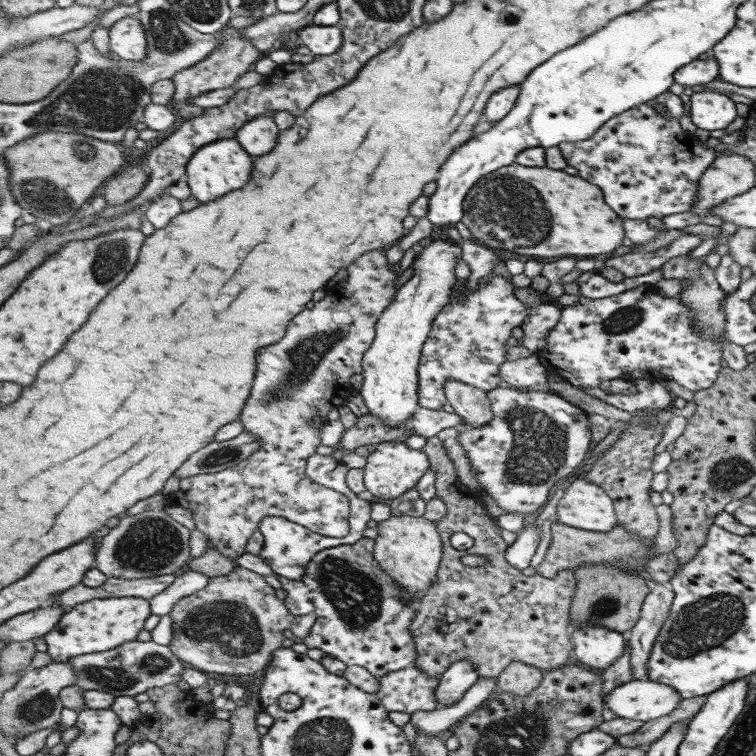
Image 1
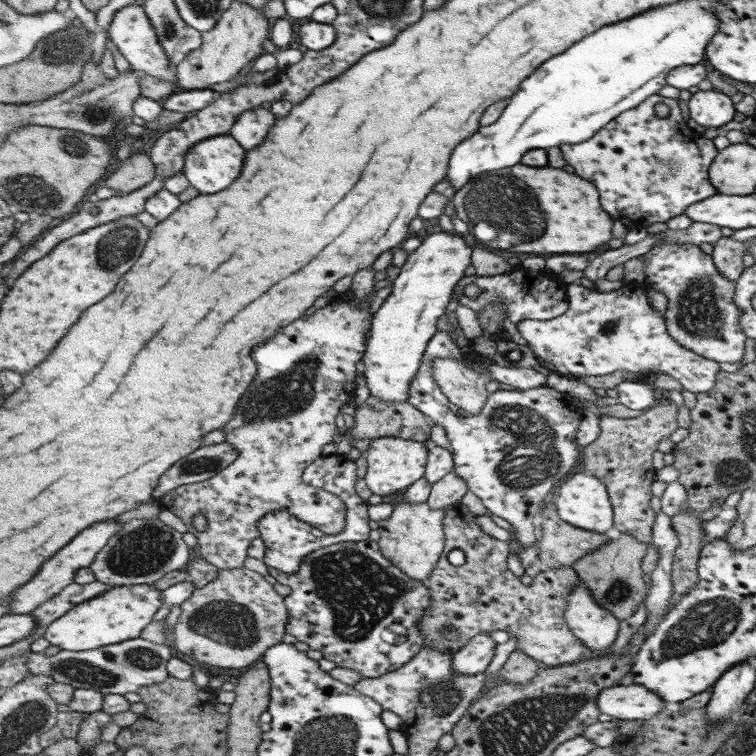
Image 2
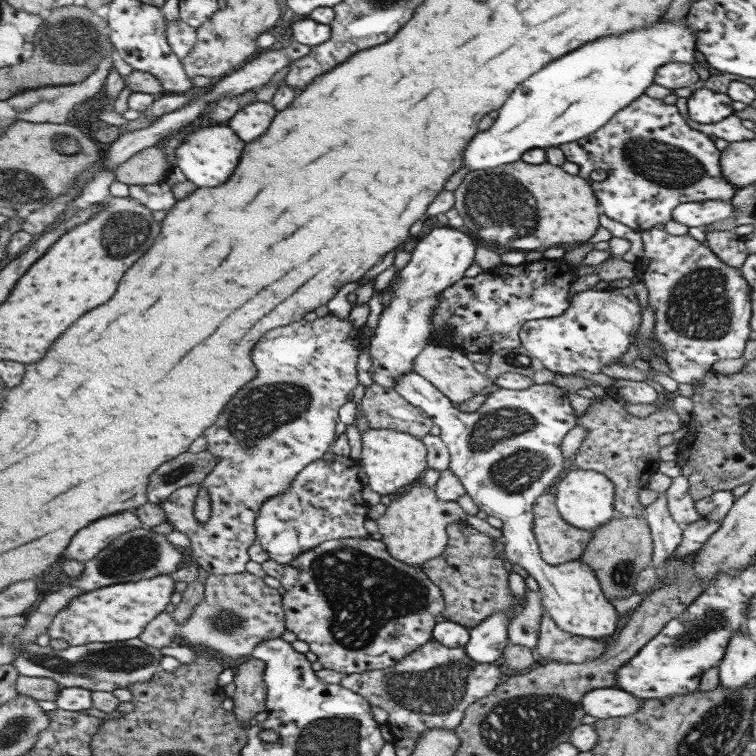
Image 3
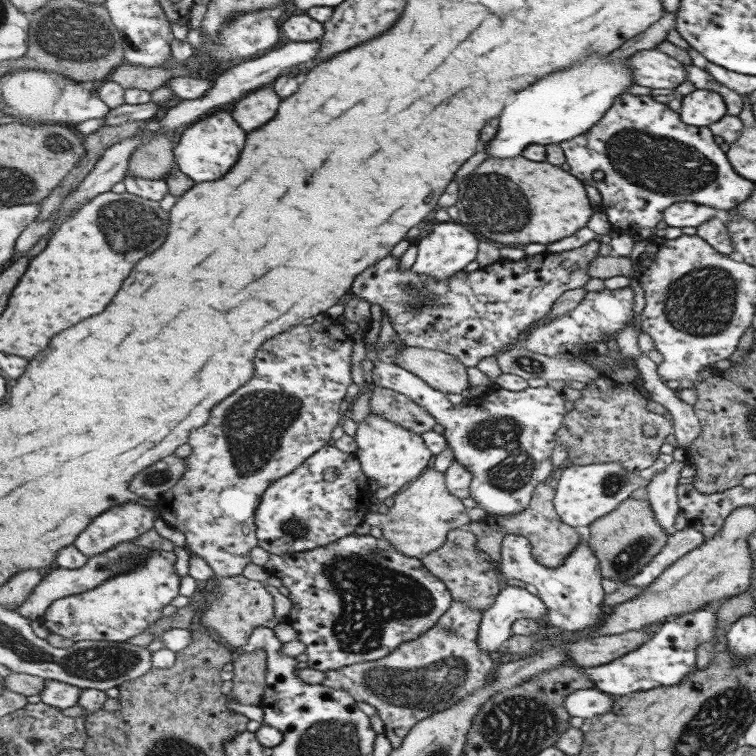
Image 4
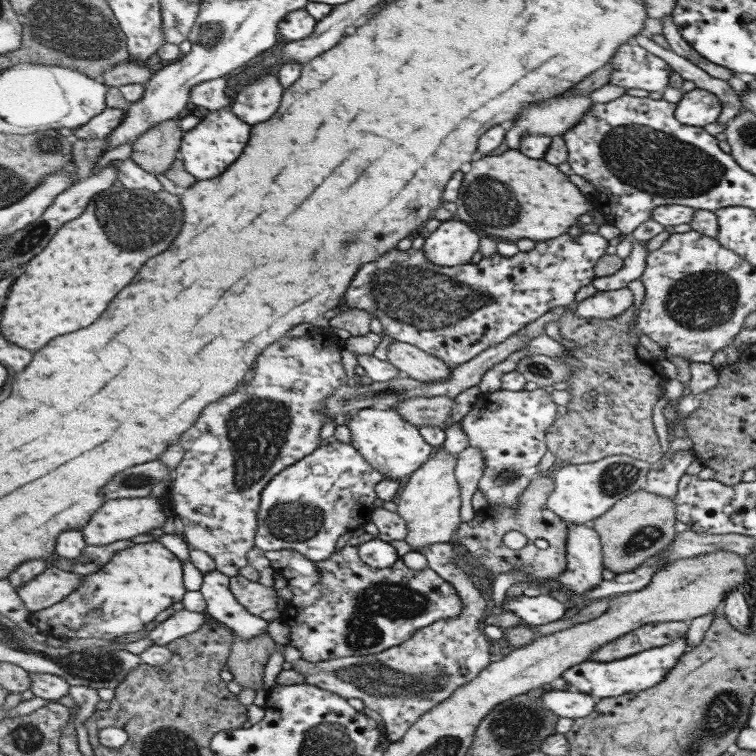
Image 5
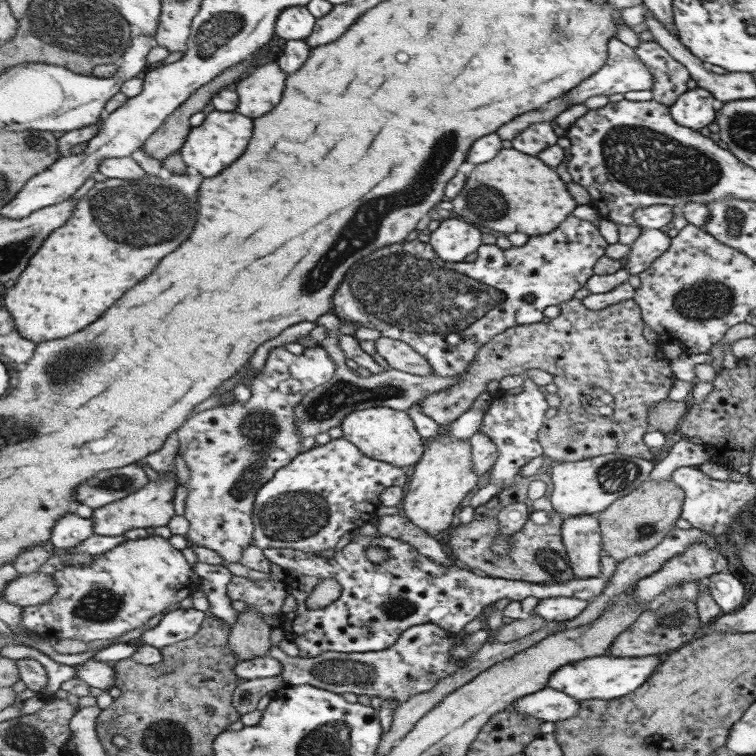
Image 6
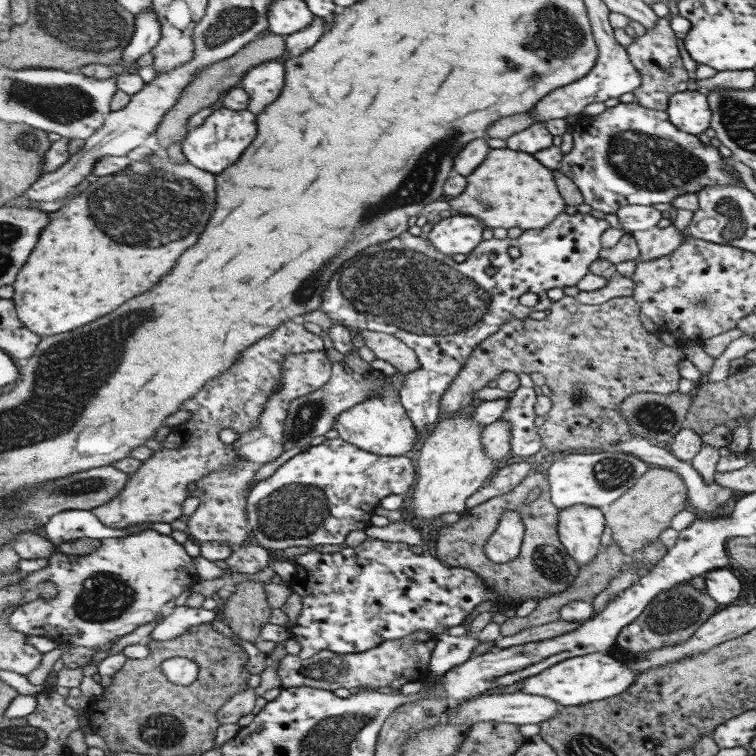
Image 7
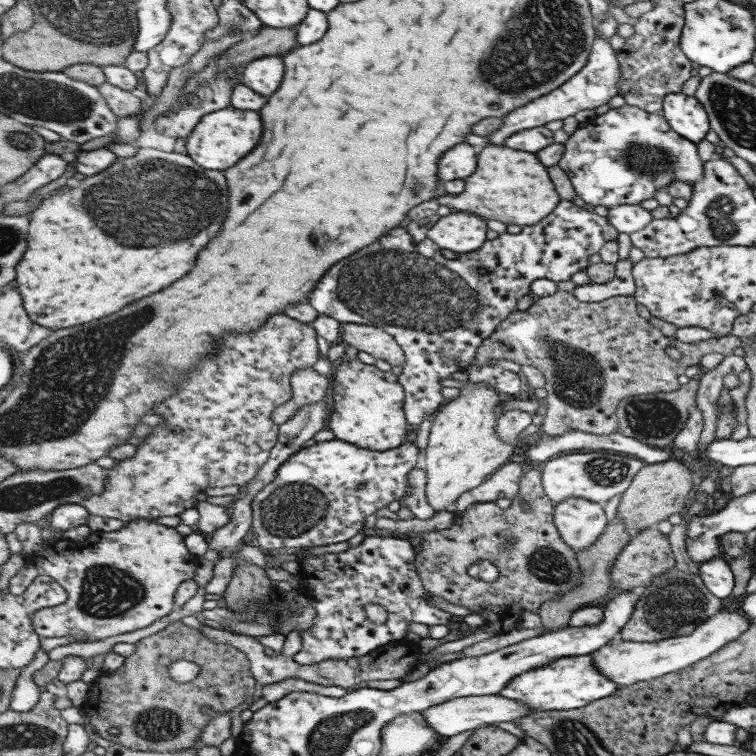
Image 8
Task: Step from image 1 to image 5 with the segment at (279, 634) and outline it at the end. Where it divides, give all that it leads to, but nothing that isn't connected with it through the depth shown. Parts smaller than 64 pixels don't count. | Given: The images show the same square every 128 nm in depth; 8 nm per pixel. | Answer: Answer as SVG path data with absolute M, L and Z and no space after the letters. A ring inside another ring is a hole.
M235 575L230 580L231 592L253 615L266 621L282 619L283 612L277 610L277 589L252 582L245 576Z

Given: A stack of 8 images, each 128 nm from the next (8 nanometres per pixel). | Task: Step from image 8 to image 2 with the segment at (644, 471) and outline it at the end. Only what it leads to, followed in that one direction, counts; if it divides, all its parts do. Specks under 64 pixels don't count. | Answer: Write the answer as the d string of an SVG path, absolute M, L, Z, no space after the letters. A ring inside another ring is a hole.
M619 534L617 540L611 540L606 546L593 550L591 554L580 558L574 565L581 580L587 584L587 588L595 594L599 606L605 606L615 614L615 618L625 620L635 610L637 604L643 598L646 586L641 579L641 558L647 551L647 544L639 543L631 534Z

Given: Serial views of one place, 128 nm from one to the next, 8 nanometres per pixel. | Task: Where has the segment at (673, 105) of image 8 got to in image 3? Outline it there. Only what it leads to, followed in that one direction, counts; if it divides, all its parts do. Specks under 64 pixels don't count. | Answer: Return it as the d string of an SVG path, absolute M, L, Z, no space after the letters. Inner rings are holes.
M701 87L686 98L687 115L699 124L713 124L734 112L731 101L725 93Z

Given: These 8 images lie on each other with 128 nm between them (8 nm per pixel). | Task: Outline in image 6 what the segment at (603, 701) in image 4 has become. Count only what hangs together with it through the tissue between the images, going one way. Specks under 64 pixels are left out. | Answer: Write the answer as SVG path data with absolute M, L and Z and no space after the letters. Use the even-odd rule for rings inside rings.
M549 686L538 693L519 698L508 708L541 720L557 722L577 717L581 710L581 701Z

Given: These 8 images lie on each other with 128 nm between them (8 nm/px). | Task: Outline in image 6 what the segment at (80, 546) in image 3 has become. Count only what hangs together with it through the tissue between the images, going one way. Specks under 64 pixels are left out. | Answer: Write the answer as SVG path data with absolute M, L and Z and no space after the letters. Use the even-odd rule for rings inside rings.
M161 473L159 480L149 480L149 484L143 486L139 492L94 509L91 517L95 522L95 534L124 536L129 530L135 530L135 528L139 528L141 531L150 531L155 526L168 526L175 516L173 498L175 498L175 489L179 485L176 484L175 479L177 479L176 475Z

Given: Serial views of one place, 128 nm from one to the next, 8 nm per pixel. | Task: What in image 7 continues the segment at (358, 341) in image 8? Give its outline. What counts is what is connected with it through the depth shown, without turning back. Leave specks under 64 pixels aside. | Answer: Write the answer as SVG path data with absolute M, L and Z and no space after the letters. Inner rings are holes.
M357 330L354 332L359 332L359 334L363 336L365 346L374 352L376 358L391 363L393 366L397 367L399 372L410 375L415 372L415 370L419 370L419 368L422 367L415 349L410 347L407 343L402 342L402 340L397 338L397 336L374 331Z

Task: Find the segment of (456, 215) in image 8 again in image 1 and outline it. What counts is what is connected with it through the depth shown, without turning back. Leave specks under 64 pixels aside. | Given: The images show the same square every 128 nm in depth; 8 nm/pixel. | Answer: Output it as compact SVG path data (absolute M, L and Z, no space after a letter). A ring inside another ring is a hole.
M433 240L429 246L424 247L413 262L413 276L401 286L393 304L382 314L377 327L376 340L362 359L362 387L360 391L365 400L365 405L371 414L387 422L391 428L403 428L410 424L411 418L420 409L419 407L419 360L423 352L423 344L429 338L433 320L441 310L448 307L449 296L456 284L455 263L457 257L463 256L461 244L446 242L446 240Z

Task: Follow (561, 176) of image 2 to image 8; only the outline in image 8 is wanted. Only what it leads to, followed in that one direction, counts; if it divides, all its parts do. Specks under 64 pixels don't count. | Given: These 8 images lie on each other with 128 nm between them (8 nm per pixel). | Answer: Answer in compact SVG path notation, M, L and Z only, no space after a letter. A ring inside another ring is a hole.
M487 146L479 156L477 172L468 176L465 182L466 189L461 194L441 192L436 198L438 205L524 228L545 220L562 201L555 190L553 180L549 178L547 166L538 155L508 146Z

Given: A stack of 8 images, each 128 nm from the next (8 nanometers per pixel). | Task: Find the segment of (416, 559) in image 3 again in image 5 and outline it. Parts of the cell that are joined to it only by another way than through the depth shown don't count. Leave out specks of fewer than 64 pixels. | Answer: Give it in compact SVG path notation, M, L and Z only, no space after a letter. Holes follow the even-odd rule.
M445 446L437 448L429 461L404 482L402 490L396 501L396 511L405 518L409 533L406 542L413 548L413 551L421 553L426 549L440 543L449 543L455 539L455 532L464 521L462 519L462 487L459 486L458 476L455 474L455 467L459 462L459 454L451 454Z

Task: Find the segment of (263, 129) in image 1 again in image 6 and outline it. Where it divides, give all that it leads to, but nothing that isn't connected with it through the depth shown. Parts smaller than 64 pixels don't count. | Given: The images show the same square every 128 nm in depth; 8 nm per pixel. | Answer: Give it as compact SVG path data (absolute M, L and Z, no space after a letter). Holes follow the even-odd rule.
M276 63L257 67L253 73L237 84L241 100L237 112L249 118L261 118L269 114L283 98L288 74Z

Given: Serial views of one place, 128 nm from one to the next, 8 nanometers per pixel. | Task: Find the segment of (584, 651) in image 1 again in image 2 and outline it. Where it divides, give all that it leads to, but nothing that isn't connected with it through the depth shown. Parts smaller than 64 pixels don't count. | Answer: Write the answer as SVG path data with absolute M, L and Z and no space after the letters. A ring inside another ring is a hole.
M579 578L573 594L569 596L569 606L565 610L570 631L590 649L591 655L607 654L615 644L617 618L605 606L599 606L595 594Z

